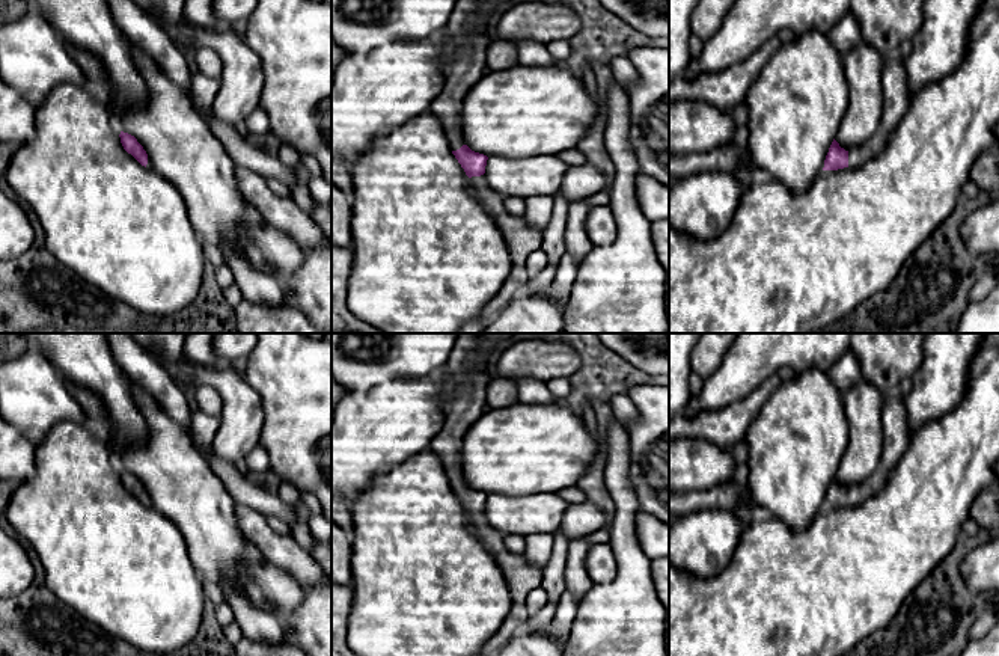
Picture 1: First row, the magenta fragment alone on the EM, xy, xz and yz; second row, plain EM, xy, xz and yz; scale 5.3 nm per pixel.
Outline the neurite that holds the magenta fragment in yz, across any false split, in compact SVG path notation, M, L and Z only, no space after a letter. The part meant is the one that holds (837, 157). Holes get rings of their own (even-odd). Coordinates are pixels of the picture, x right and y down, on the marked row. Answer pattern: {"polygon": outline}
{"polygon": "M875 131L871 139L871 149L868 148L868 142L865 142L860 148L851 148L850 151L841 148L839 143L833 139L826 155L823 170L838 170L844 167L857 169L863 166L868 160L878 155L887 143L887 134L880 131Z"}

